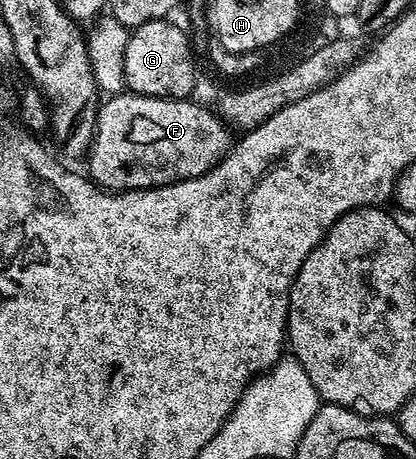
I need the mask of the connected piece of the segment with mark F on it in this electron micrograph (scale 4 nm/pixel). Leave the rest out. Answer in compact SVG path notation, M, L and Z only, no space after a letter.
M123 91L105 101L97 108L87 172L107 192L154 189L187 181L215 169L231 152L230 126L213 108L198 105L192 99L140 96Z

